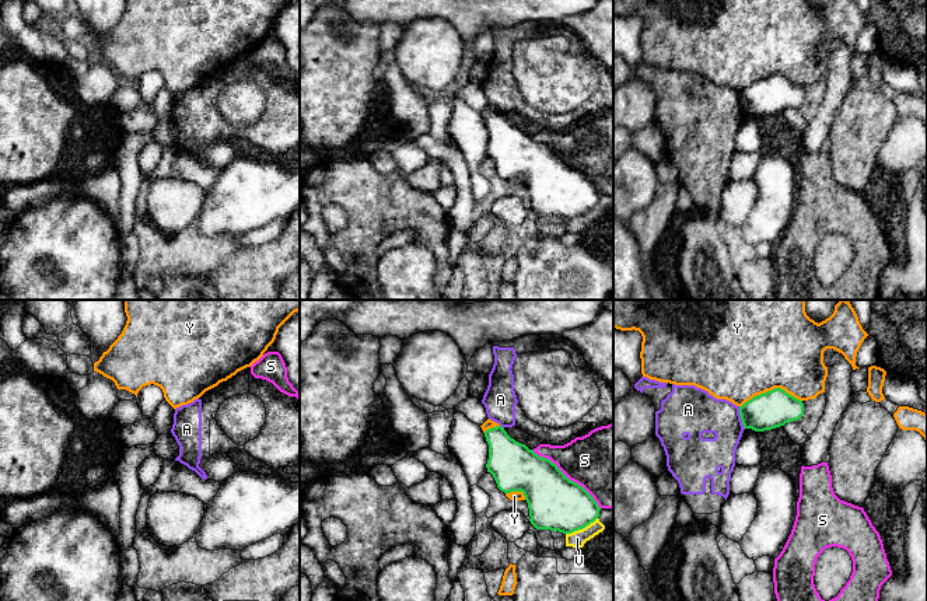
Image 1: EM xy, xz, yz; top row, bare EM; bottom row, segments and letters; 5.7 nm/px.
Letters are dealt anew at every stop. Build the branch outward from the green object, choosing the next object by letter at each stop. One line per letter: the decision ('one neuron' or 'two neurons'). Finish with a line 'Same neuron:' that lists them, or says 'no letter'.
A: two neurons
S: two neurons
V: two neurons
Y: two neurons
Same neuron: no letter

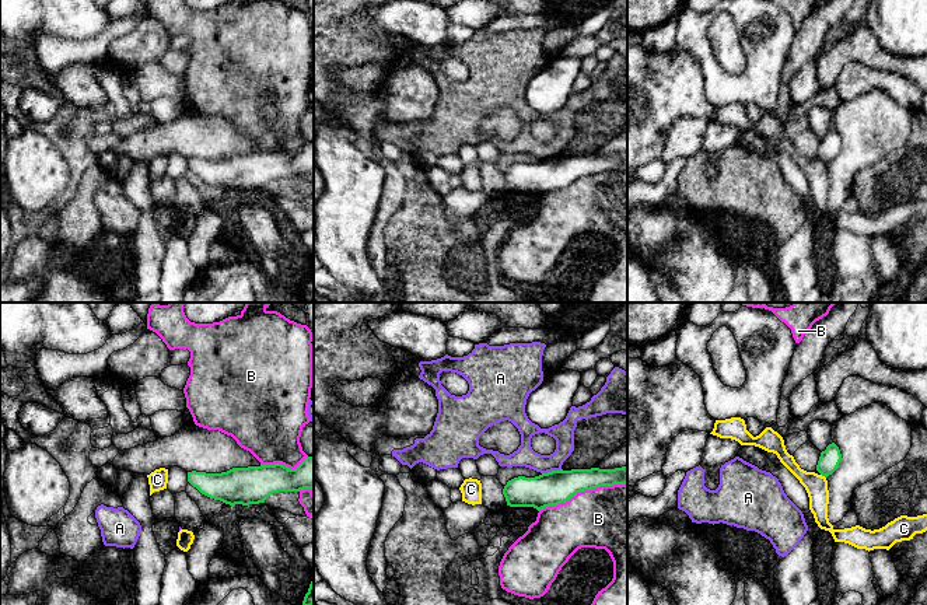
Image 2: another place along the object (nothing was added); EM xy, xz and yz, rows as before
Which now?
A: two neurons
B: two neurons
C: two neurons
Same neuron: no letter

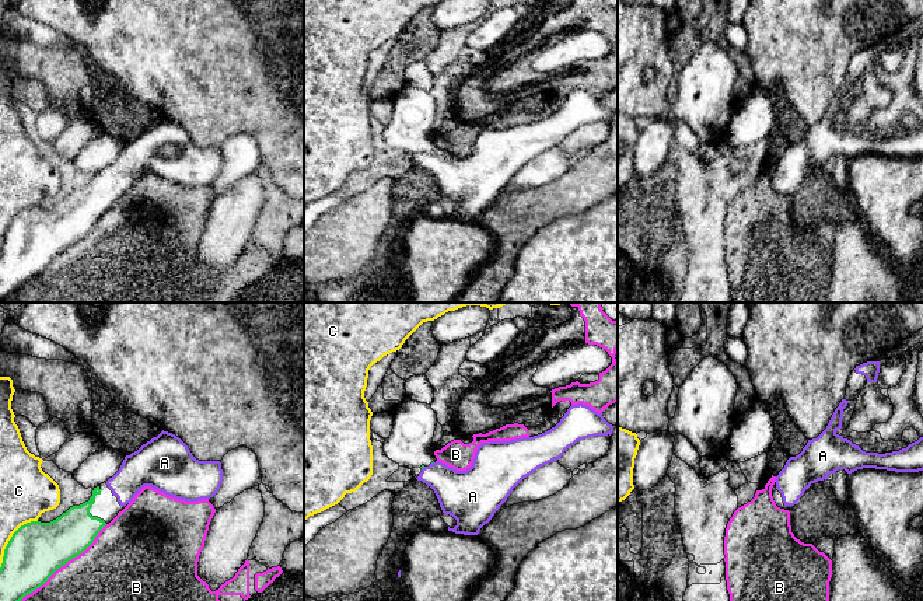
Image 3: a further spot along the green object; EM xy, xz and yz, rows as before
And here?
A: one neuron
B: two neurons
C: two neurons
Same neuron: A

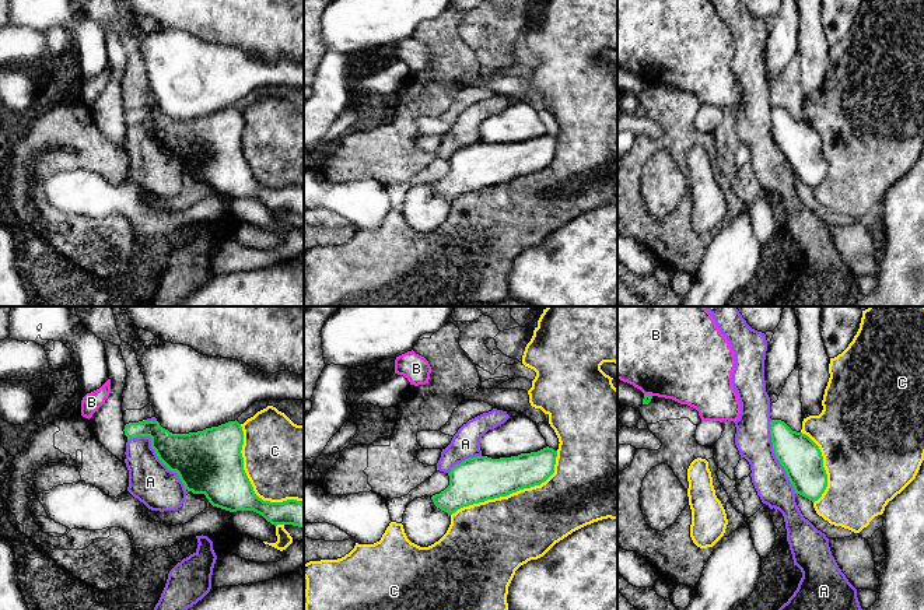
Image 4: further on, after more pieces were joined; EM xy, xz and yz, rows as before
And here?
A: two neurons
B: two neurons
C: two neurons
Same neuron: no letter

